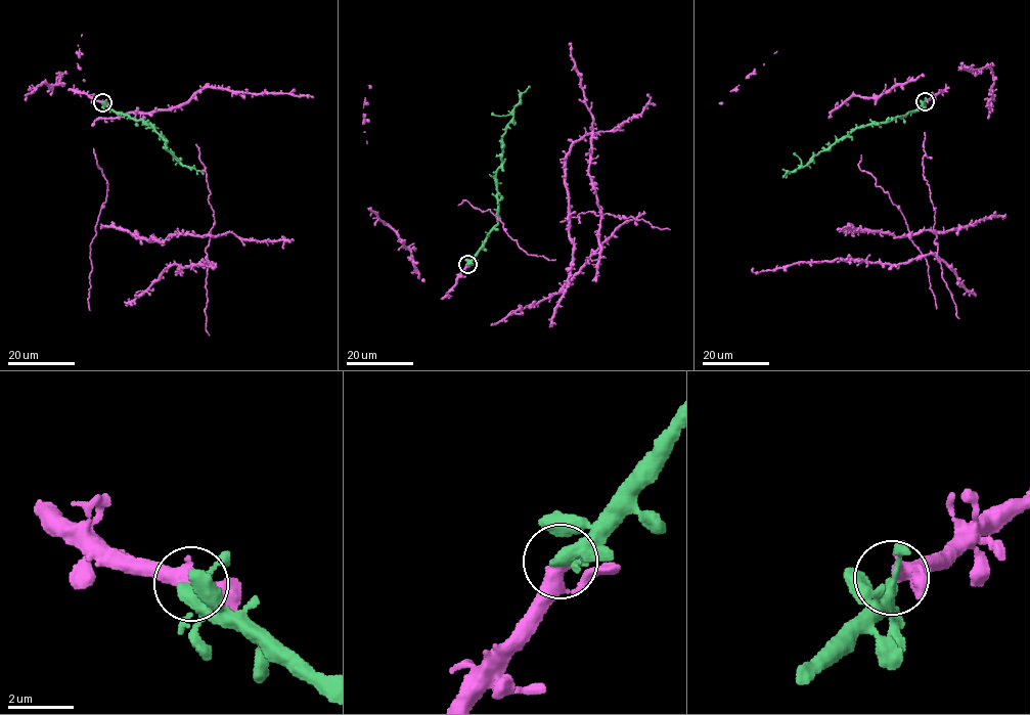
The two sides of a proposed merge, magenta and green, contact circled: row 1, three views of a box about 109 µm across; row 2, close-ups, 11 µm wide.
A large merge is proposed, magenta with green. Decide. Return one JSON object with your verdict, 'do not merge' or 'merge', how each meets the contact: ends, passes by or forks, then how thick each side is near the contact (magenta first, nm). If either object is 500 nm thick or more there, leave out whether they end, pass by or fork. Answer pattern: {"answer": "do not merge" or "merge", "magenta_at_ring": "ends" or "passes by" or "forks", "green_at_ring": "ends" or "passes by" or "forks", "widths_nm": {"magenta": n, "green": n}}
{"answer": "merge", "magenta_at_ring": "passes by", "green_at_ring": "forks", "widths_nm": {"magenta": 320, "green": 280}}

